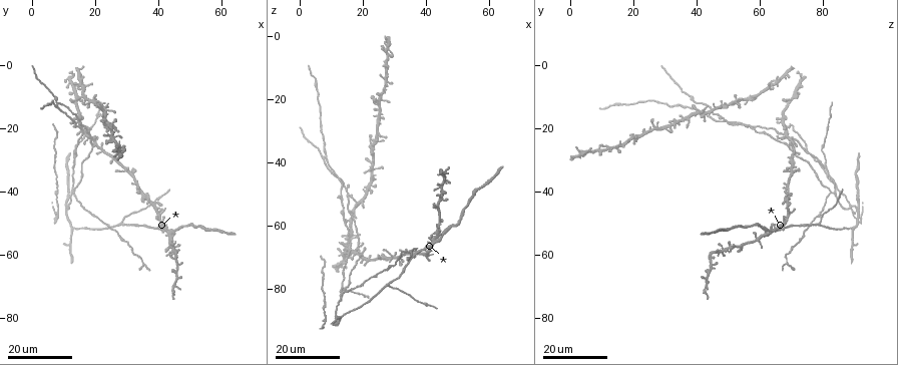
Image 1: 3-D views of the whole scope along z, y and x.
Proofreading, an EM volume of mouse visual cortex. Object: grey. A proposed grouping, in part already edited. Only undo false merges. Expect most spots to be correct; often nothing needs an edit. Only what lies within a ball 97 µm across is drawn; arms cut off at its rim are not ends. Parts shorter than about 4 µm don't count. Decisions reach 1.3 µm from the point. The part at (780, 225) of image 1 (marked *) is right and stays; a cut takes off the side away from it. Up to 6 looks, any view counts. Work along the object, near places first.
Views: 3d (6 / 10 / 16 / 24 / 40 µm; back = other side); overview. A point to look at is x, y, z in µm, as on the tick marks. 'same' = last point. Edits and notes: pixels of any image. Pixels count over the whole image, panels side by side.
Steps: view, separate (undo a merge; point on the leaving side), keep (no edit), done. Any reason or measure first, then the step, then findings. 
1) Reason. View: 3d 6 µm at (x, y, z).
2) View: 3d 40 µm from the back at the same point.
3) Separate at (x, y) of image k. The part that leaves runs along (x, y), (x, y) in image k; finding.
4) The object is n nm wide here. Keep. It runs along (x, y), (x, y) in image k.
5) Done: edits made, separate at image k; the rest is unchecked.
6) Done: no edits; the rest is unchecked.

Four-way junction. View: 3d 24 µm at (13.5, 40.0, 83.5).

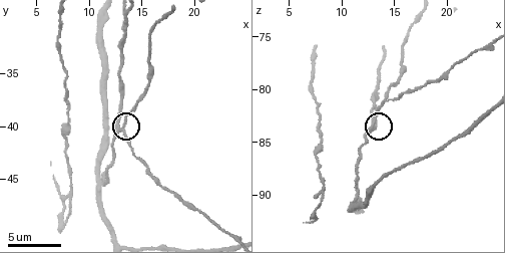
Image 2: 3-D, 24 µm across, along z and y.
Zoom in. View: 3d 10 µm at (12.8, 40.2, 83.6).

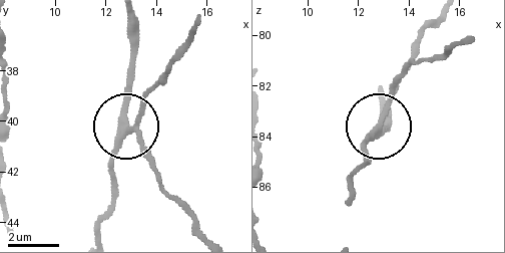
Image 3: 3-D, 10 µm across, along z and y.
4 arms meet here. Separate at (143, 154) of image 3. The part that leaves runs along (138, 132), (160, 188), (196, 233) in image 3; a second cell is stuck on.

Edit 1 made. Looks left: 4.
Three-way junction. View: 3d 10 µm at (13.2, 31.6, 80.8).

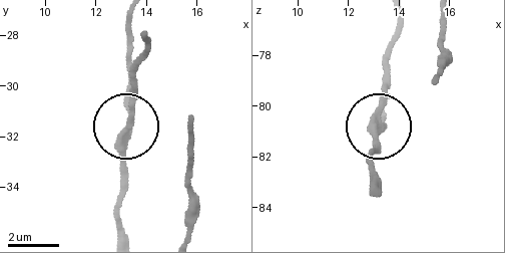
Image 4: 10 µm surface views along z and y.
The side arm is 25 µm long. Keep. All the same cell.

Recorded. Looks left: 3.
Three arms meet. View: 3d 16 µm at (28.0, 50.0, 79.0).

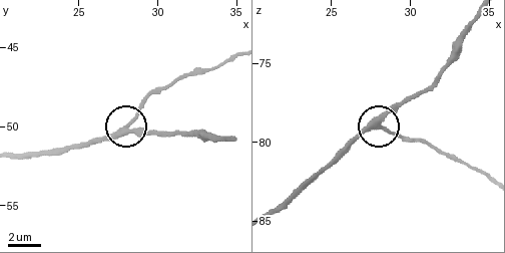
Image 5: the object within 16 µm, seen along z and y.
View: 3d 6 µm at (27.8, 50.1, 79.1).

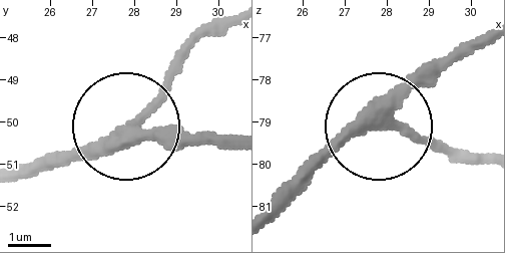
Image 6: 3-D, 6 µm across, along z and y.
Other side. View: 3d 6 µm from the back at (27.90, 50.15, 79.00).

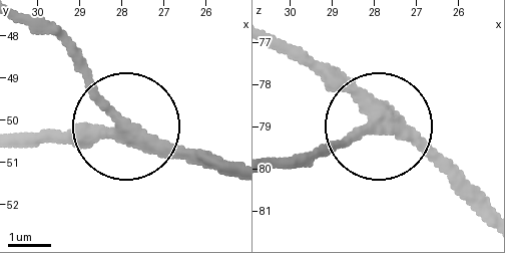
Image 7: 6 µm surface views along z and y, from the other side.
3 arms meet here. Keep. It runs along (271, 35), (314, 60), (371, 121), (342, 147), (317, 147) in image 7; all the same cell.

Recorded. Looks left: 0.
Done: edits made, separate at image 3; the rest is unchecked.

